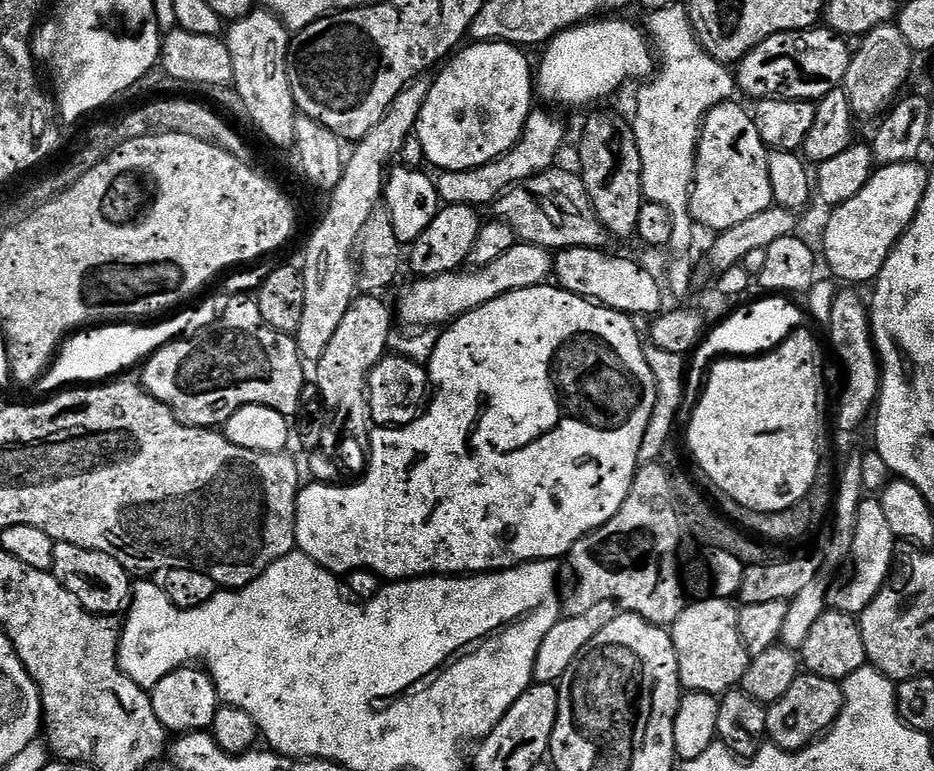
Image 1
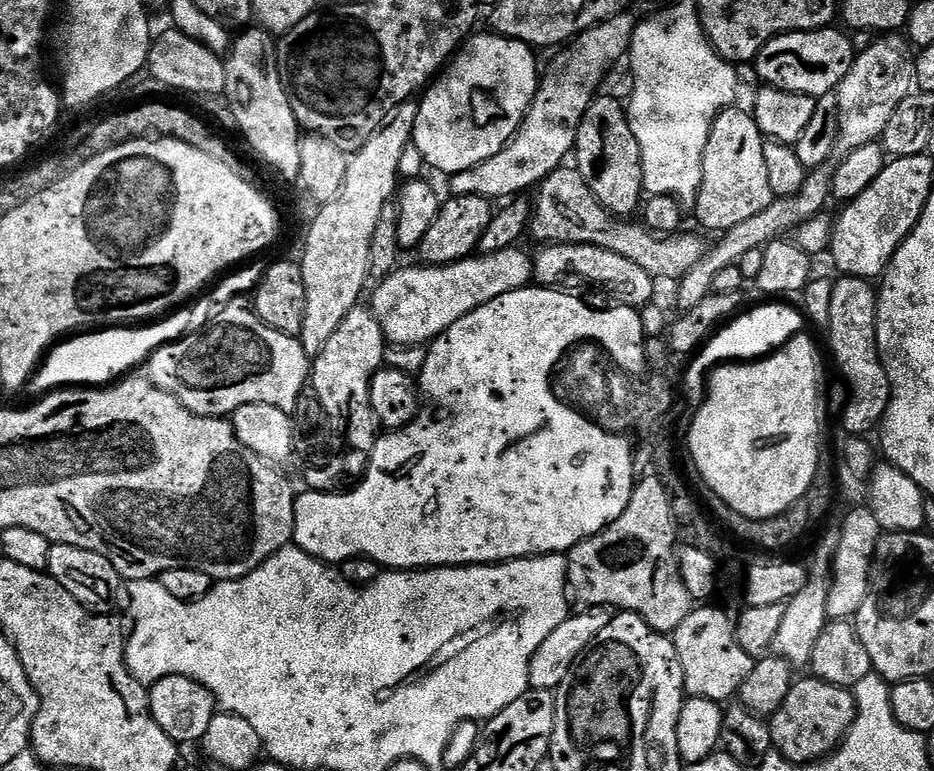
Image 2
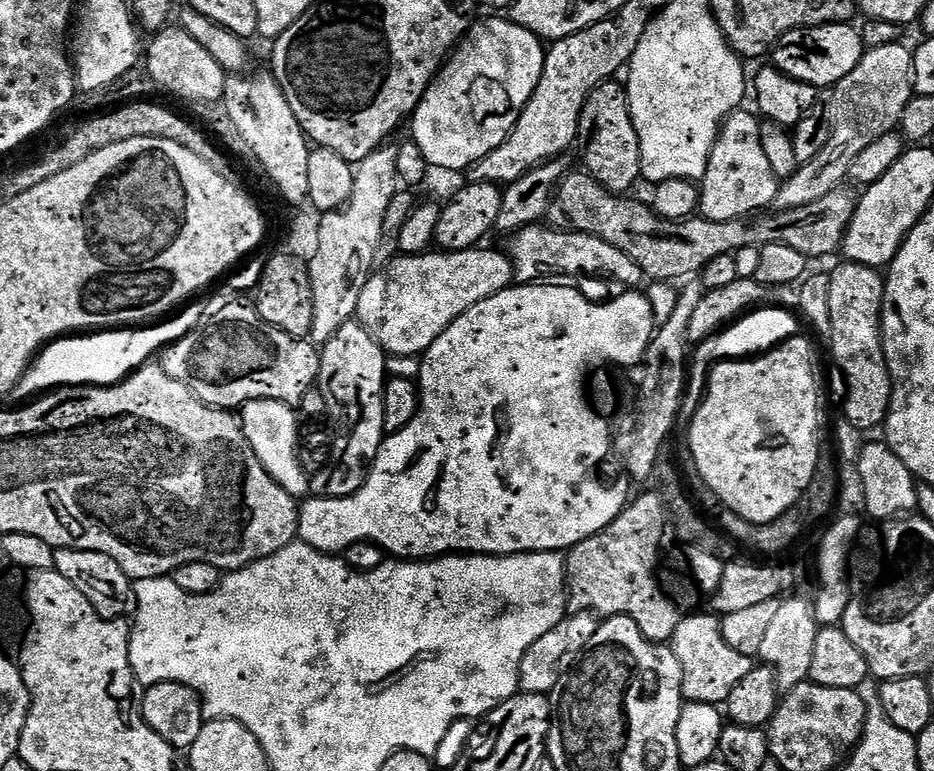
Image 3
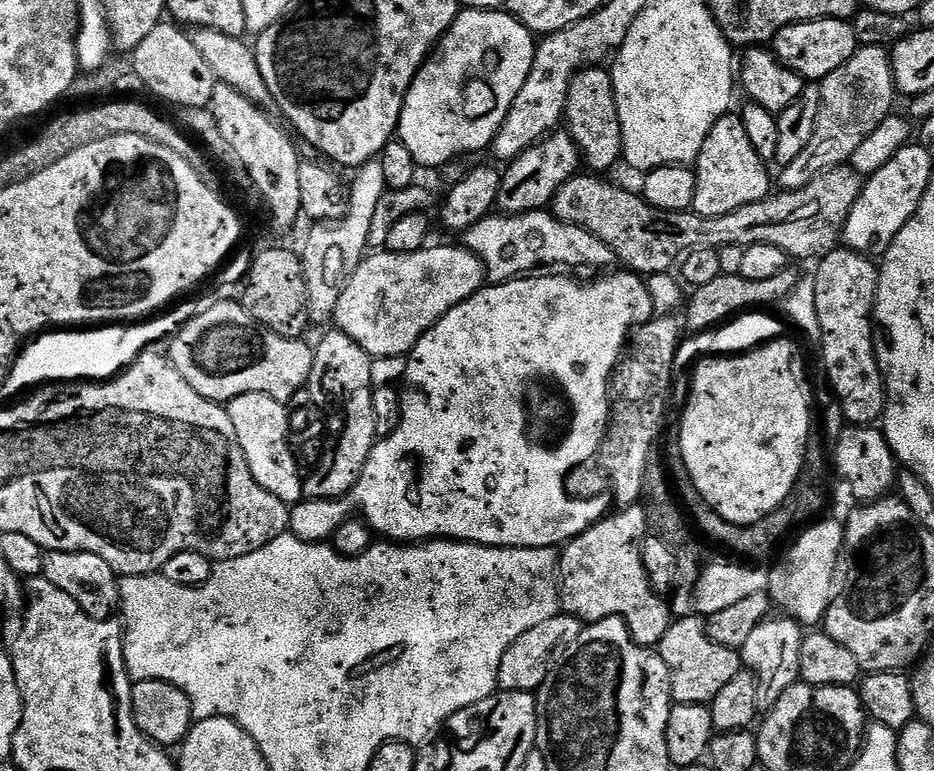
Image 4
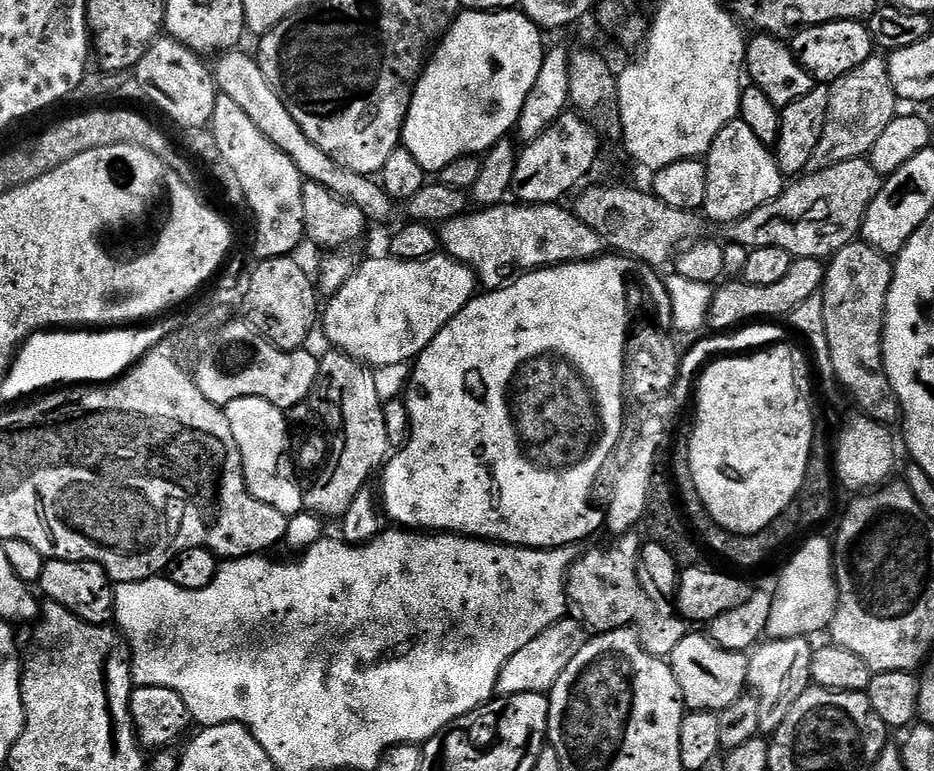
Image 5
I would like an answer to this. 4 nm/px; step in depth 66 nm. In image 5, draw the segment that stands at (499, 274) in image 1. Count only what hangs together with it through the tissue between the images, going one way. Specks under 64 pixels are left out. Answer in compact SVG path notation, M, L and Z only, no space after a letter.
M447 254L430 256L427 260L387 259L361 263L352 277L330 297L322 312L322 332L324 328L329 342L332 343L329 345L373 369L415 361L416 357L426 350L428 343L478 292L476 273Z

